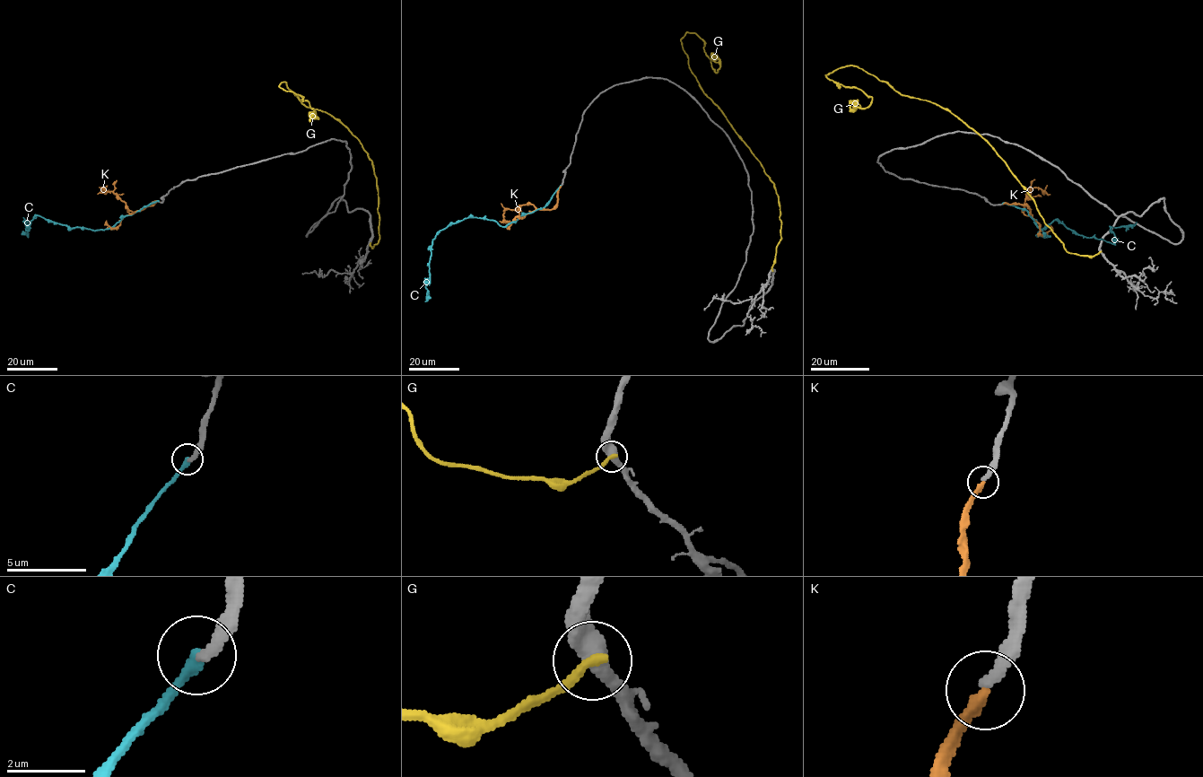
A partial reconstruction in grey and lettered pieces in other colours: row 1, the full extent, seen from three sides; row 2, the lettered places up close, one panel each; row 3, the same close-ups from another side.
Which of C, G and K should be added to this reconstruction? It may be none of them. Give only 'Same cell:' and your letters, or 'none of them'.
Same cell: K

